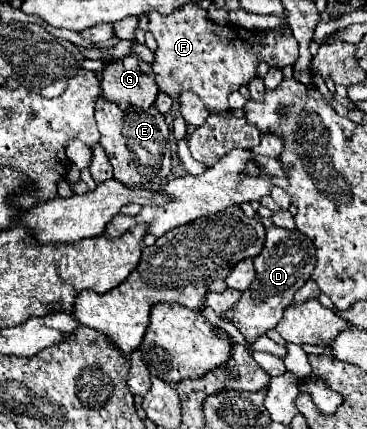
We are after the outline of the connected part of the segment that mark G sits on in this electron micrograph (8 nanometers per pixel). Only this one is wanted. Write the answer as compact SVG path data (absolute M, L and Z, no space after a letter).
M136 55L110 63L102 71L102 93L106 99L116 101L122 109L150 107L158 93L152 65Z

